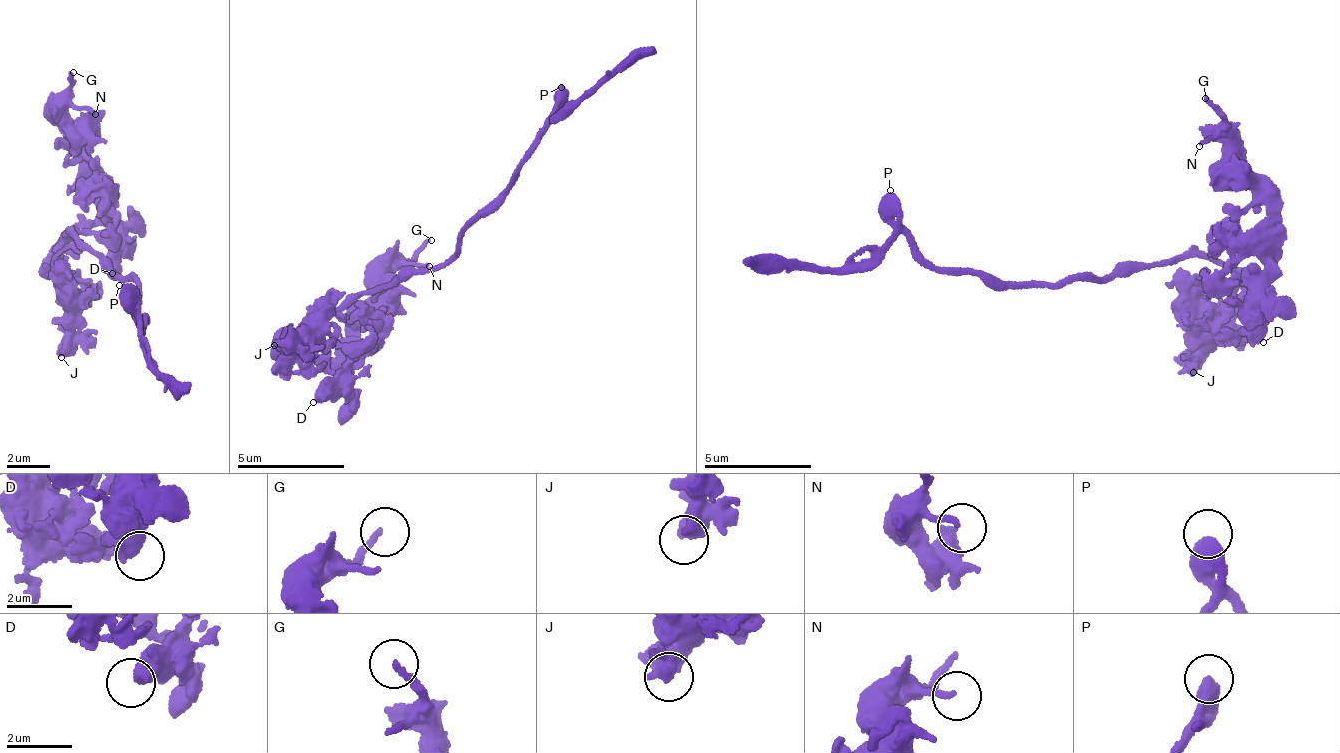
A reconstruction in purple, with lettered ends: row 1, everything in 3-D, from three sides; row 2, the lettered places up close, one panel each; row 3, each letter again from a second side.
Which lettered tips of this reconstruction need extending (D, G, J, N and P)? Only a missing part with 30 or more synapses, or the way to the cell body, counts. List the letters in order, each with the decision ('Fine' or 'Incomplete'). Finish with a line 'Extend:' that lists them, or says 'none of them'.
D: Fine
G: Fine
J: Fine
N: Fine
P: Fine
Extend: none of them

